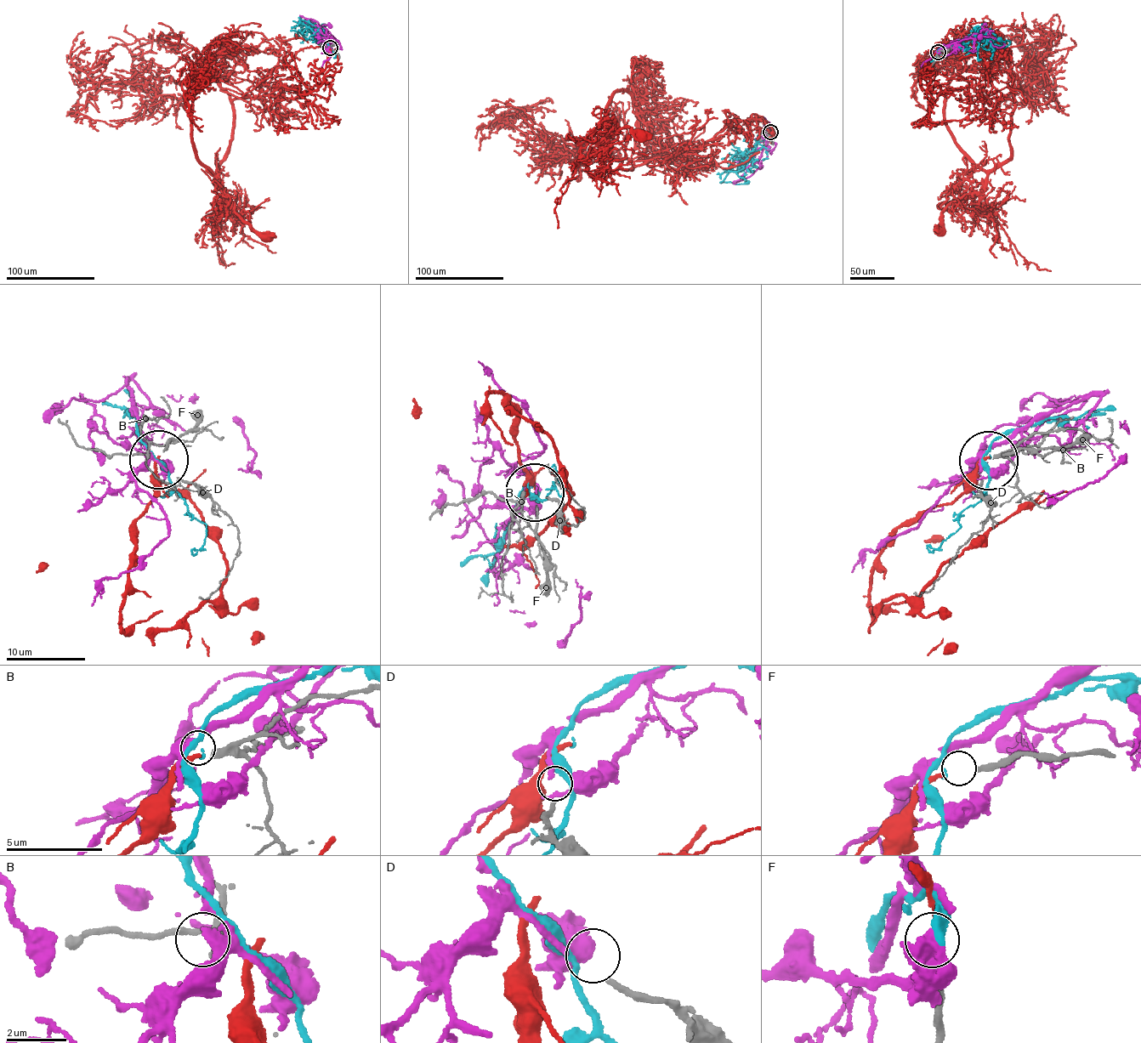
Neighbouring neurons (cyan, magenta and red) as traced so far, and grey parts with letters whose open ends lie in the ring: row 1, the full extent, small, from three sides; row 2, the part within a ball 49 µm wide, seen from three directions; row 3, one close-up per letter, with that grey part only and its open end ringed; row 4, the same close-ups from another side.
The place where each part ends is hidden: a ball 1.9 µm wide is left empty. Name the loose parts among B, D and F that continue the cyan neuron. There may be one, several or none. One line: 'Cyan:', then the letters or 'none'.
Cyan: none

